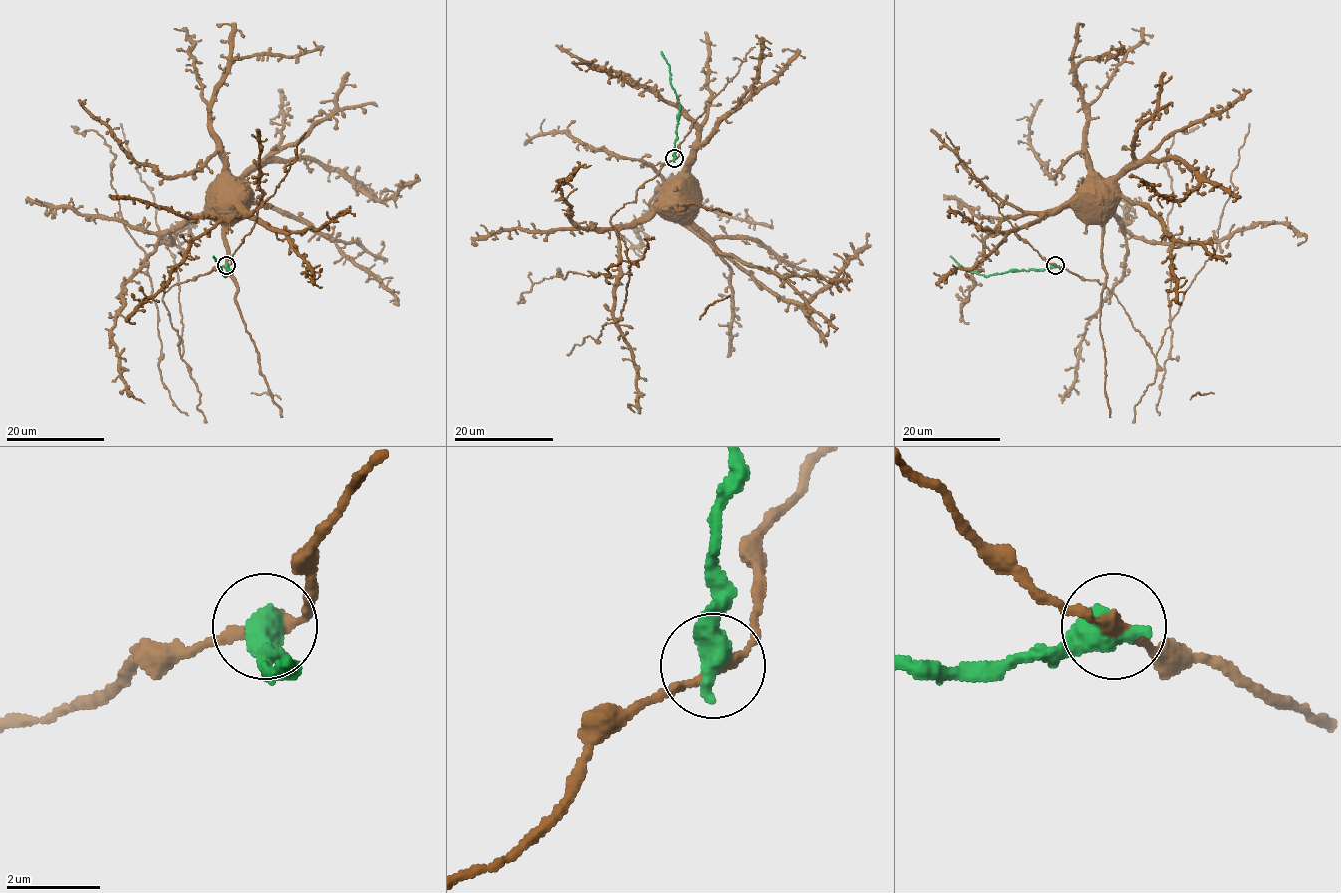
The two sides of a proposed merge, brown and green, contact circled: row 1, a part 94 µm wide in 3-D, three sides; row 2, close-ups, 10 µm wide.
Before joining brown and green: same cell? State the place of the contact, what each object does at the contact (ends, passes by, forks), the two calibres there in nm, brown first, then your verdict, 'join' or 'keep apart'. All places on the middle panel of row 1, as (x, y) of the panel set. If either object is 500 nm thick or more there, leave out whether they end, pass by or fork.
place (674, 158); calibres 240 and 650 nm; keep apart

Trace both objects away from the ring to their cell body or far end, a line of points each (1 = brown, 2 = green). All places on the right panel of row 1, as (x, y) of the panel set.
1: (1055, 265), (1013, 230), (998, 210), (998, 204), (1008, 202), (1025, 211), (1057, 210), (1079, 189), (1099, 183)
2: (1055, 265), (987, 276), (965, 270), (949, 256)

